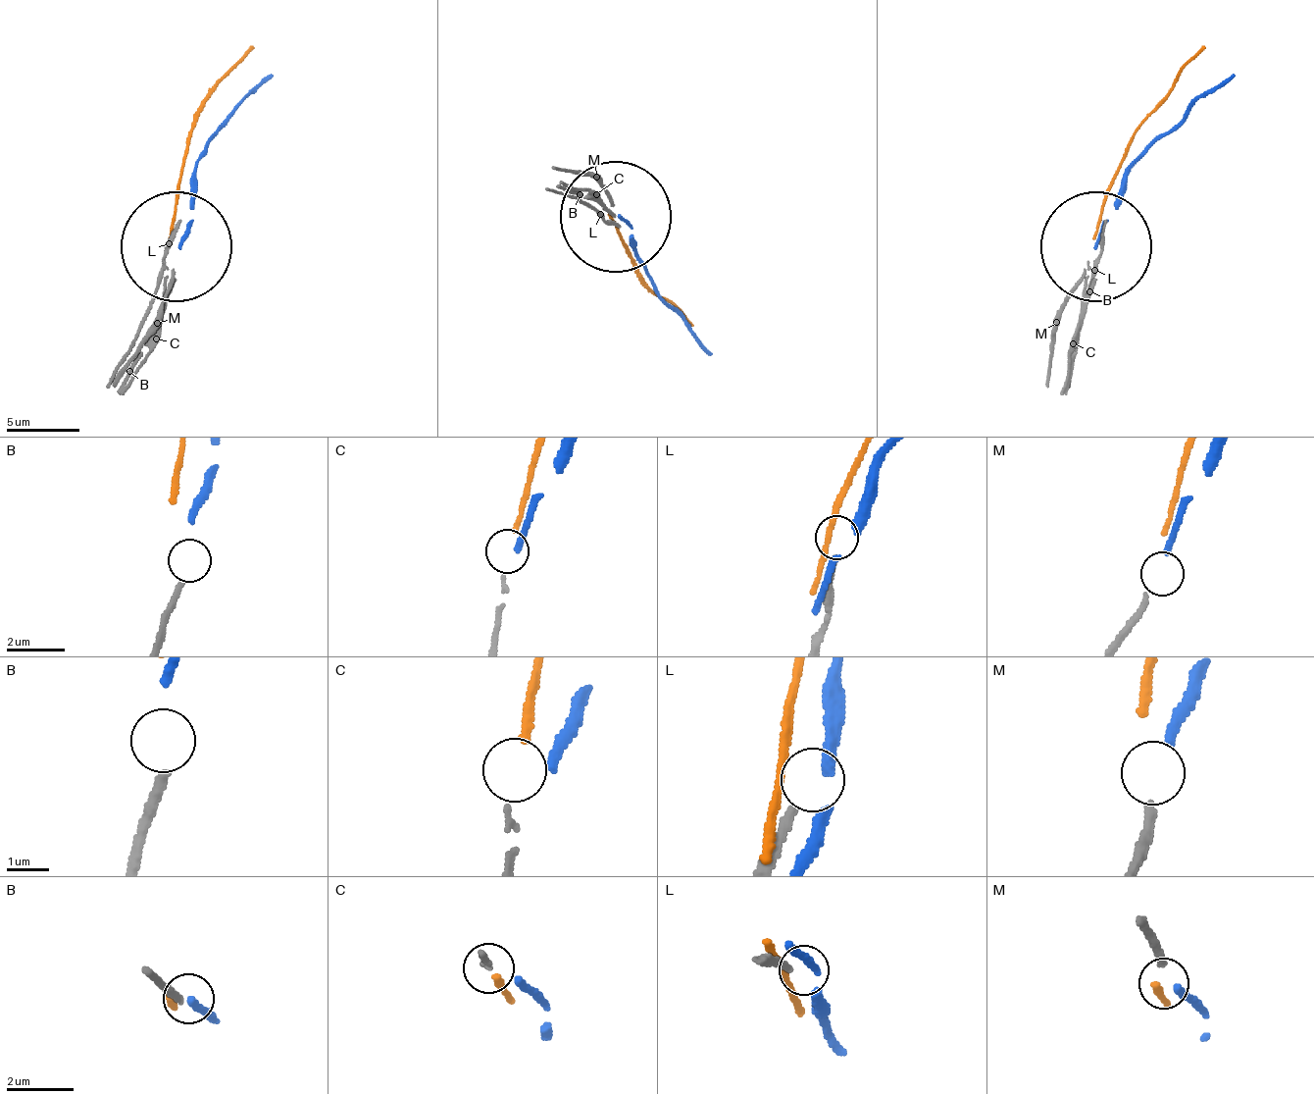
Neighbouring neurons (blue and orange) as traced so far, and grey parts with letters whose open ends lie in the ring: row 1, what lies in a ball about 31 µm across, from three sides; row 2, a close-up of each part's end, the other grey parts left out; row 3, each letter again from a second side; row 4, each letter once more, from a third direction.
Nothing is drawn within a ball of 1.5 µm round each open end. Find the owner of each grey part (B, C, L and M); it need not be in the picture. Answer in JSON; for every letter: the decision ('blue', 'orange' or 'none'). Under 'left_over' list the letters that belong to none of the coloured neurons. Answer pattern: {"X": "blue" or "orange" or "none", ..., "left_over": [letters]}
{"B": "none", "C": "orange", "L": "none", "M": "blue", "left_over": ["B", "L"]}

